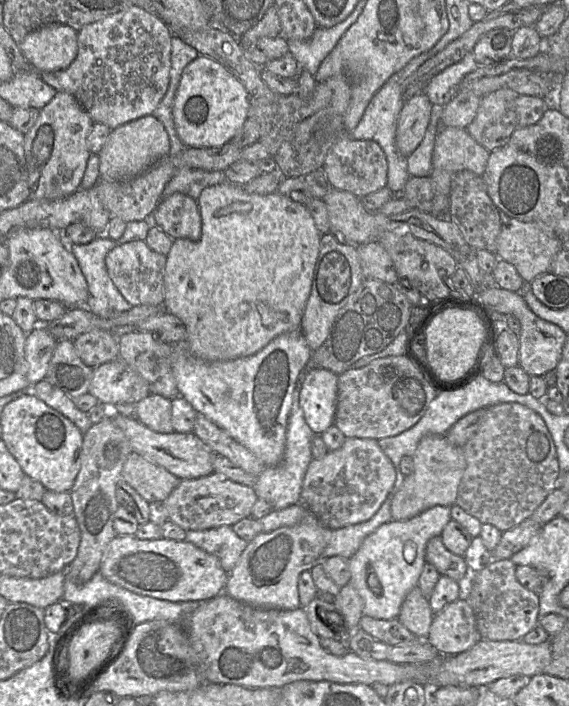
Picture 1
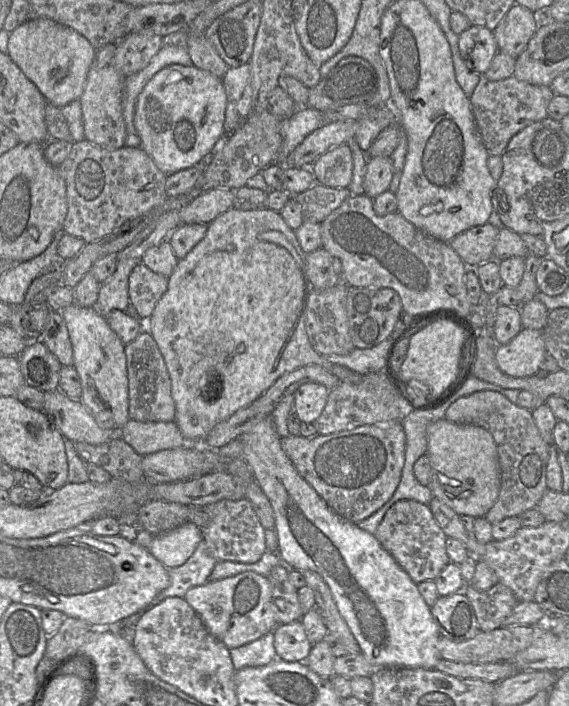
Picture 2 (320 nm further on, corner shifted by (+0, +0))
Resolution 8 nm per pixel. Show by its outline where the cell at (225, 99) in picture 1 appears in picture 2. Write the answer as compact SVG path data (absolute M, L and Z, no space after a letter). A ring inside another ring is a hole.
M172 64L157 72L139 94L134 114L134 127L140 137L140 147L166 175L203 163L223 135L227 97L222 78L192 66Z

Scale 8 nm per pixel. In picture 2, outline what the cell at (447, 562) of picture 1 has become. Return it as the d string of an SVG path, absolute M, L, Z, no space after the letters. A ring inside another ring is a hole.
M401 499L394 503L385 513L374 535L416 584L435 580L450 562L446 551L447 535L429 505L419 501Z

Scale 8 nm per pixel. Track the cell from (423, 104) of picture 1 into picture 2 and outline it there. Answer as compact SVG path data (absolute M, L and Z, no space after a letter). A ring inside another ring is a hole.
M390 157L368 158L363 182L364 195L375 199L378 195L387 191L394 173L395 170Z

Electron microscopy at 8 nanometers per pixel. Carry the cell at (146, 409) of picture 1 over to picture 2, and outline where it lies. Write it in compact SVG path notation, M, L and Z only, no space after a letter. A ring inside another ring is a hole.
M129 419L120 430L120 437L141 456L187 444L175 421L141 422Z

